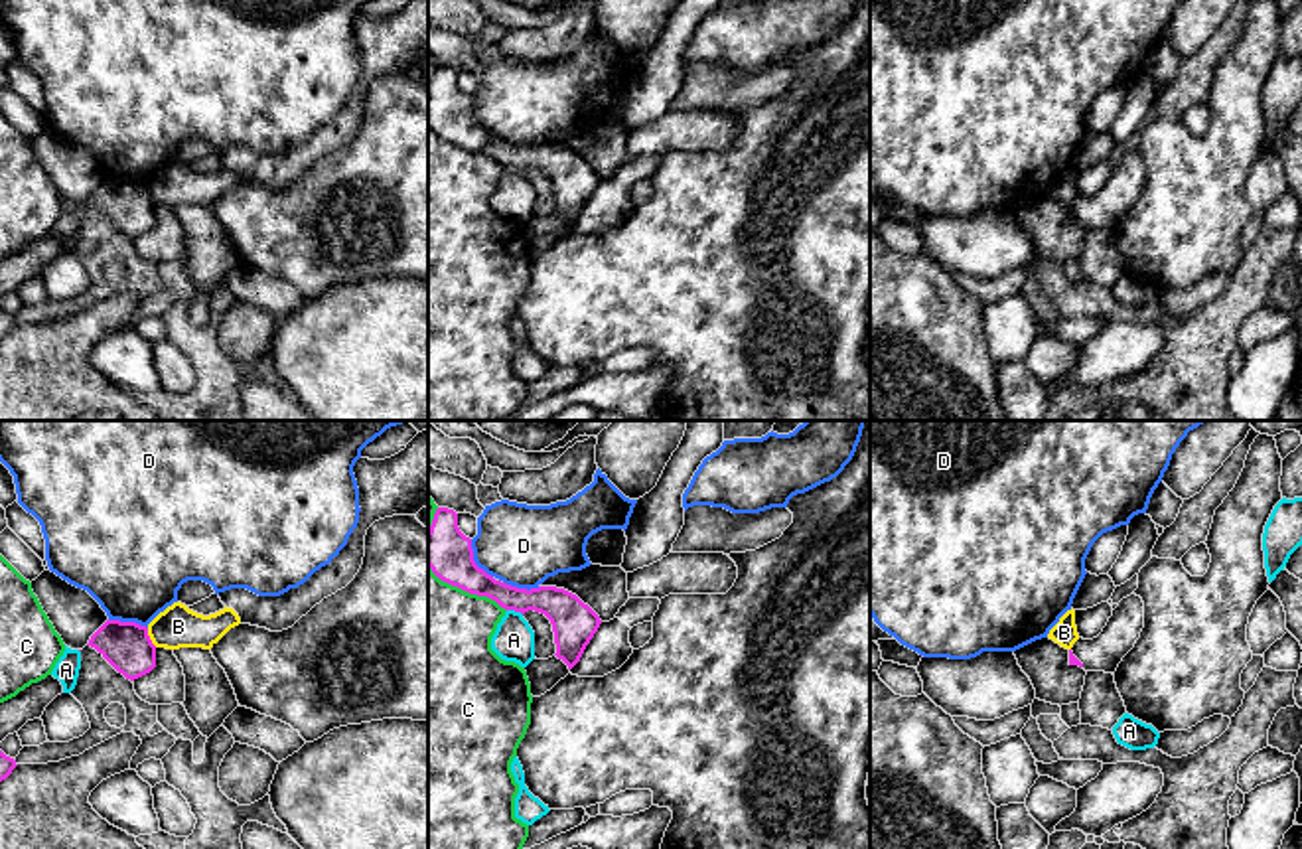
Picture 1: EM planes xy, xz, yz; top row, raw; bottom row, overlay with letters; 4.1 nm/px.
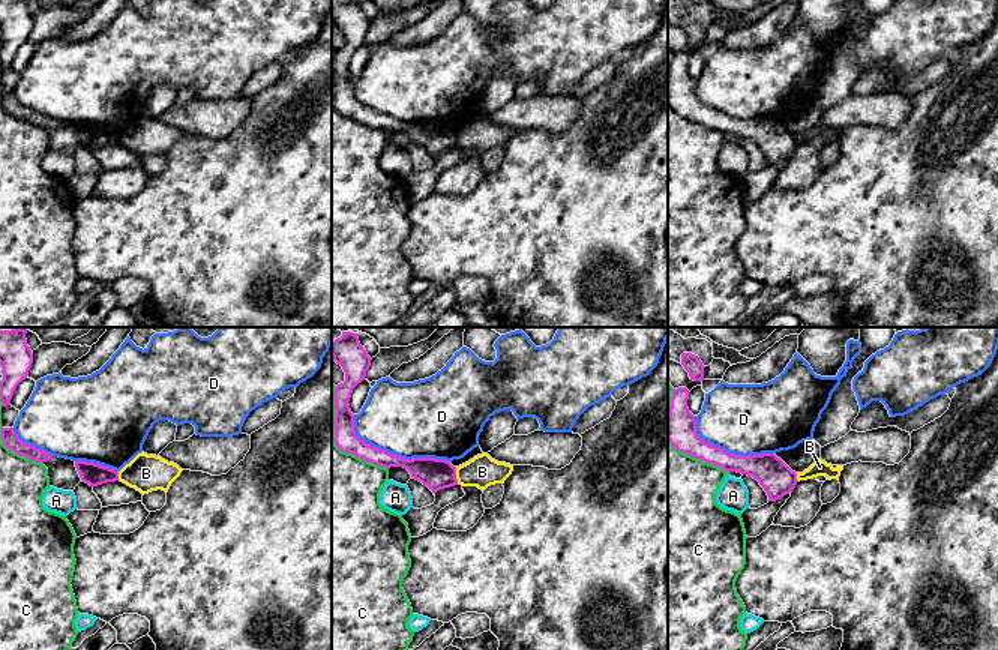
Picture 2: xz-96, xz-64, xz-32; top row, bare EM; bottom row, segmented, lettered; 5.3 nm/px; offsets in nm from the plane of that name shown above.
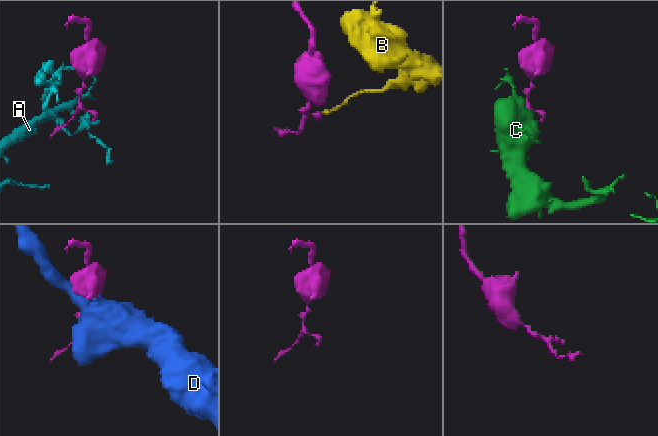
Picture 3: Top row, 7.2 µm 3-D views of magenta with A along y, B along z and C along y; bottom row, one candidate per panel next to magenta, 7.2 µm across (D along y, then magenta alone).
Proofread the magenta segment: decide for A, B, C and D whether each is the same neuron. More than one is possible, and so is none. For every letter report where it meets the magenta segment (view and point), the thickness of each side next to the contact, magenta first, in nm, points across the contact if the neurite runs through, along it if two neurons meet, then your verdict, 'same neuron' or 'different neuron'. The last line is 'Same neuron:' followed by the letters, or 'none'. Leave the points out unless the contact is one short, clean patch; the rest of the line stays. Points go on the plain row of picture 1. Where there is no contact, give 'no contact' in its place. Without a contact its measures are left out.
A: contact xz (515, 168); calibres 180 and 170 nm; different neuron
B: contact xy (148, 196); calibres 200 and 170 nm; border xy (146, 186), (156, 204); different neuron
C: contact xz (466, 149); calibres 190 and 480 nm; different neuron
D: contact xz (472, 117); calibres 190 and 320 nm; different neuron
Same neuron: none

